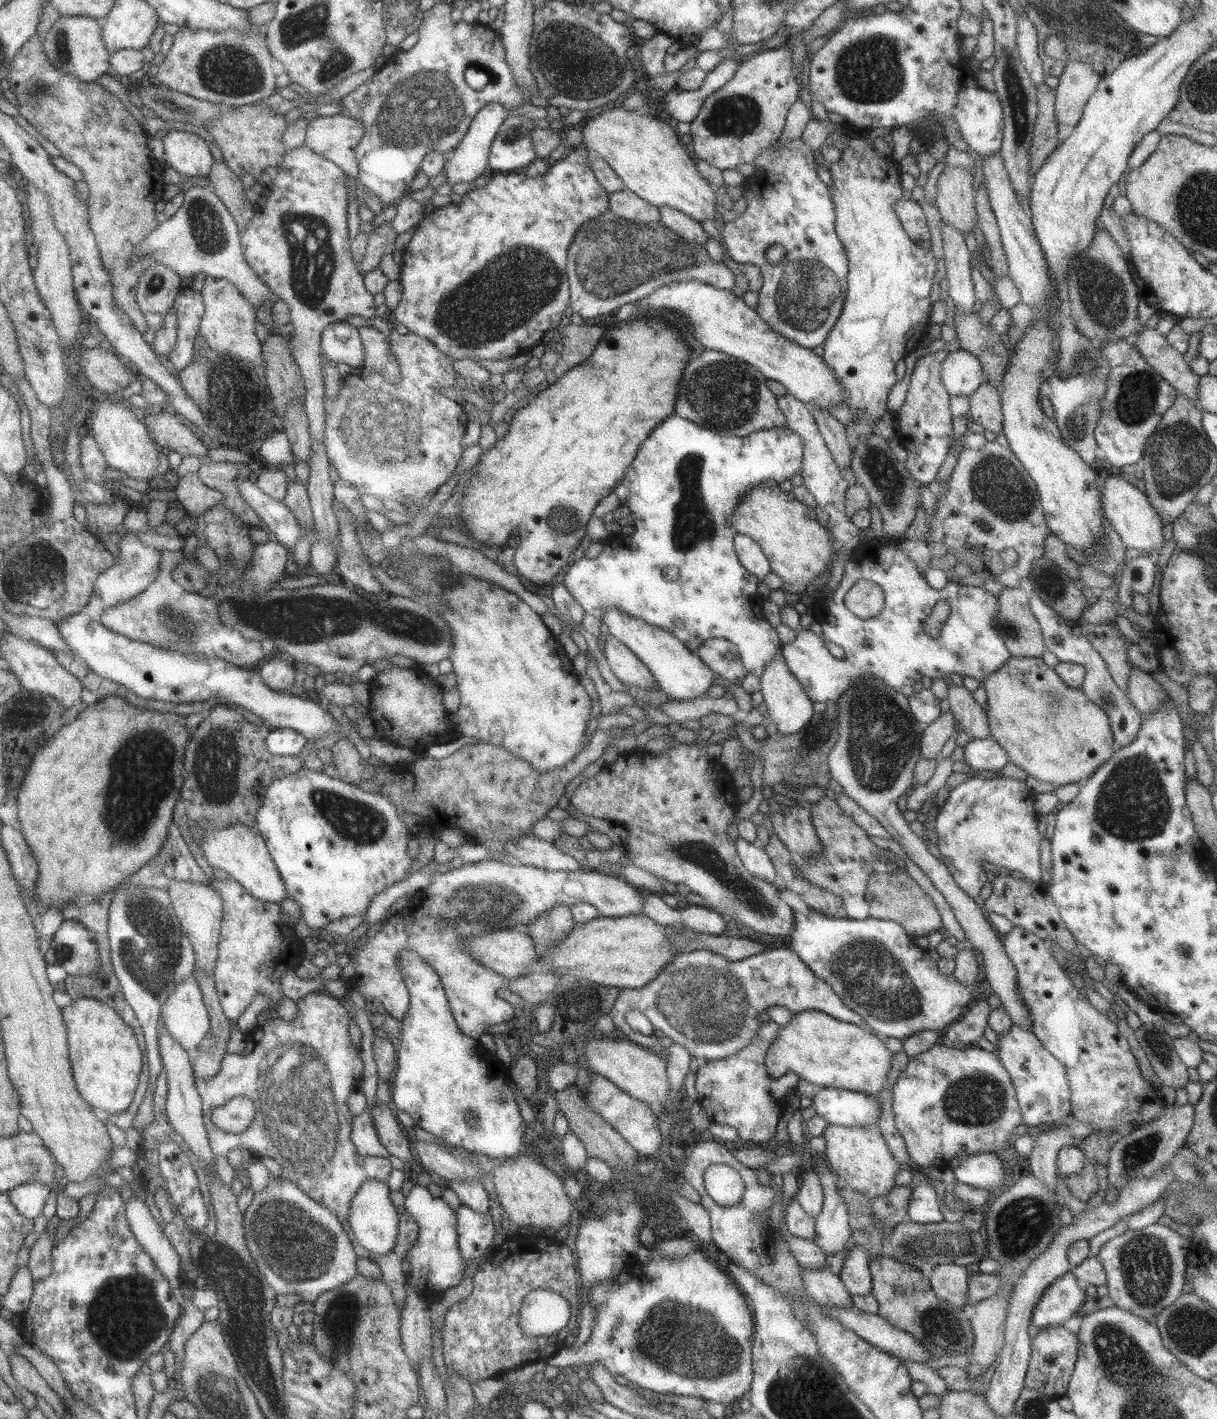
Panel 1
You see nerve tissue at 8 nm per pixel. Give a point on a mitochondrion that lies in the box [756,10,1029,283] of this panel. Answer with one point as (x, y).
(868, 70)

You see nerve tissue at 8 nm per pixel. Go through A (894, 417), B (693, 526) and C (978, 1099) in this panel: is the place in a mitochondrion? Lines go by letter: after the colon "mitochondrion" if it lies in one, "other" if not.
A: other
B: mitochondrion
C: mitochondrion

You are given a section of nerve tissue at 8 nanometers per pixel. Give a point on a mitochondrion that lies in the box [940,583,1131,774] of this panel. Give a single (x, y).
(1104, 694)

